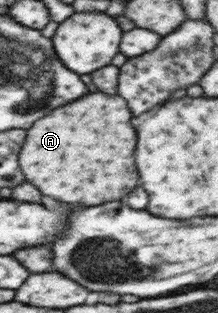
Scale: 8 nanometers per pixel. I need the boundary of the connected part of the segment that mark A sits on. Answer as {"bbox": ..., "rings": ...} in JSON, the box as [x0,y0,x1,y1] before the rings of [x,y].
{"bbox":[20,94,136,206],"rings":[[[86,94],[72,102],[72,106],[64,106],[60,110],[52,110],[48,118],[36,122],[26,130],[28,142],[24,142],[24,154],[20,154],[20,166],[24,166],[24,174],[28,174],[28,182],[34,184],[44,196],[52,196],[62,202],[82,204],[82,206],[98,206],[102,202],[120,200],[136,186],[136,166],[134,166],[134,144],[136,132],[130,126],[130,110],[120,96],[108,94]]]}

